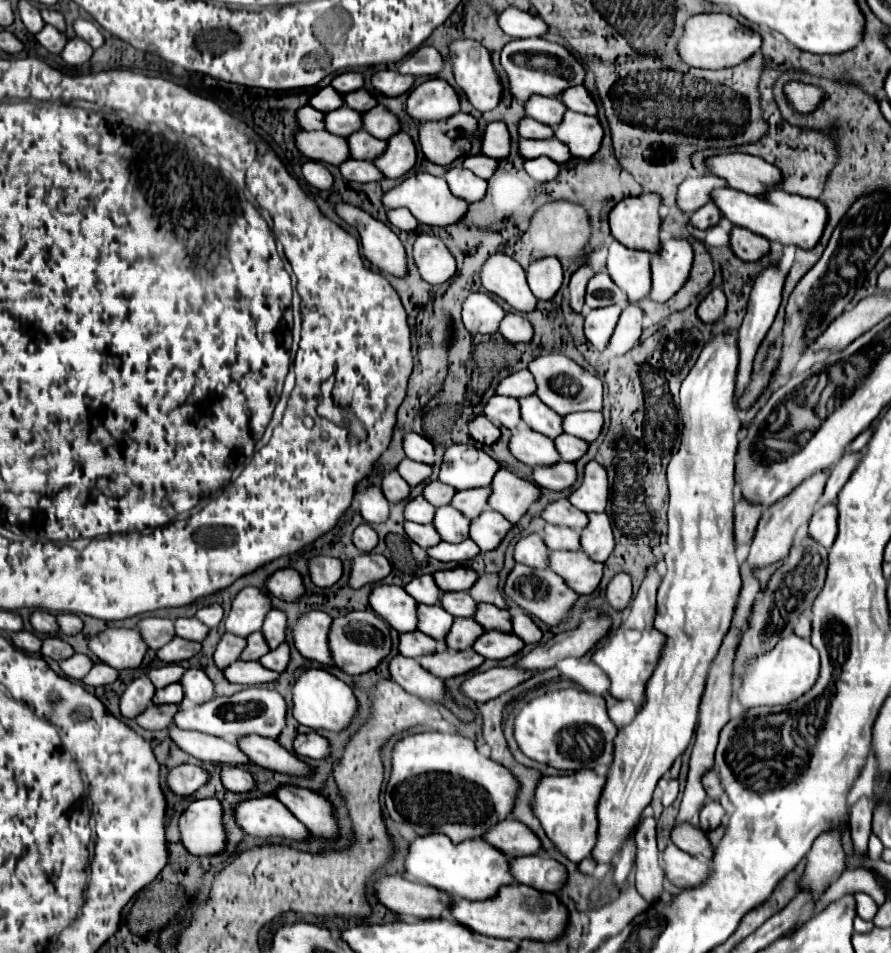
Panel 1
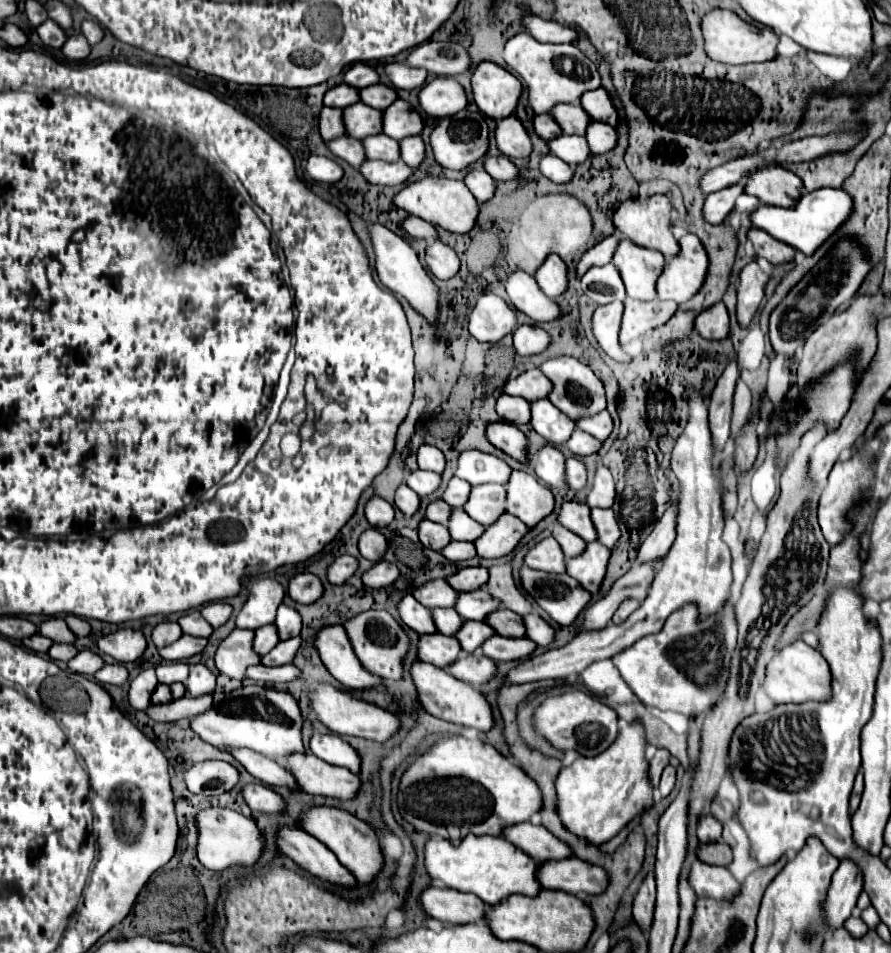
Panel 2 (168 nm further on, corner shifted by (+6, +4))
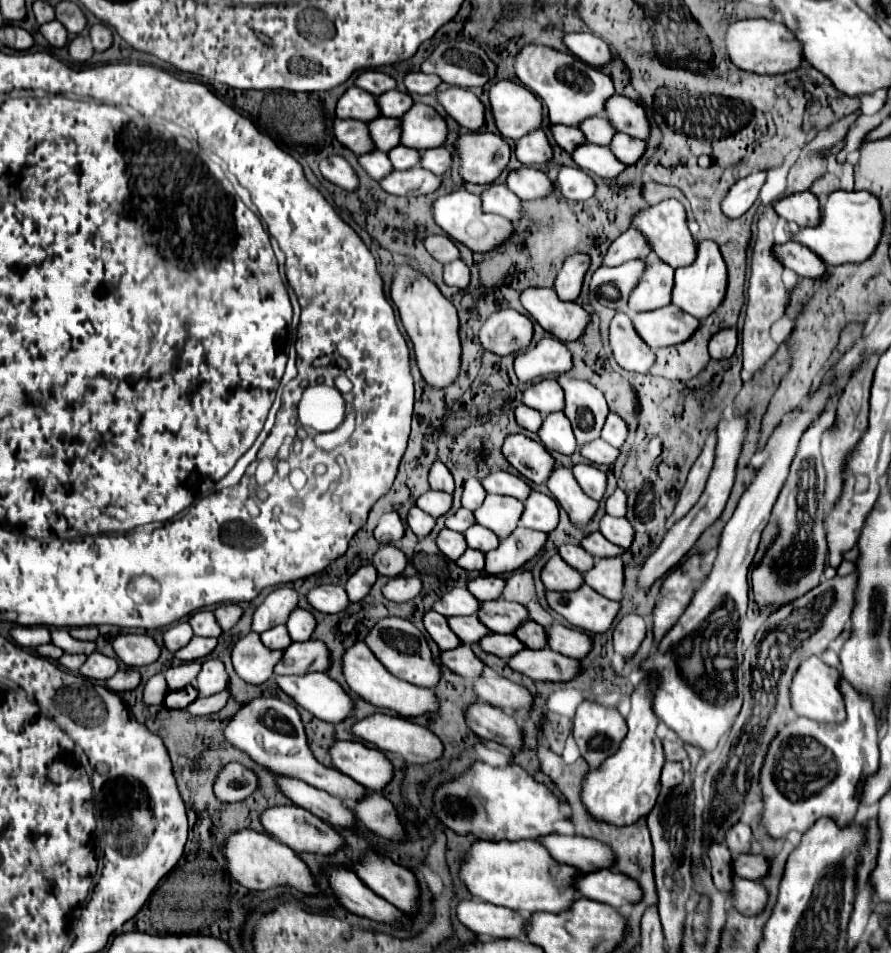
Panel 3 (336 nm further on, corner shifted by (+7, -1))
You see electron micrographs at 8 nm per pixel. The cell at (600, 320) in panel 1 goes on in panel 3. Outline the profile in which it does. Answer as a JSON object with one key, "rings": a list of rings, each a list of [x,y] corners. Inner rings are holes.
{"rings":[[[625,311],[615,313],[609,323],[609,343],[613,349],[615,361],[627,369],[637,373],[647,373],[655,363],[655,355],[649,347],[639,339],[633,329],[633,323]]]}

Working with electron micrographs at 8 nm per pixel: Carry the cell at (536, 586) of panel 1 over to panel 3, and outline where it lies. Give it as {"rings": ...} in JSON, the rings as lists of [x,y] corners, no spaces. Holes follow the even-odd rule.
{"rings":[[[581,585],[571,593],[545,589],[545,601],[551,611],[563,615],[573,627],[589,633],[607,631],[619,611],[619,601],[601,597],[589,585]]]}

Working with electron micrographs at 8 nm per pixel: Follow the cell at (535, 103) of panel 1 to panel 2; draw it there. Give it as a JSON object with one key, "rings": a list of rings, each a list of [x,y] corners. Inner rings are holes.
{"rings":[[[558,104],[558,108],[554,108],[554,112],[550,112],[556,116],[558,124],[562,126],[564,134],[586,134],[586,128],[590,126],[592,118],[590,114],[578,106],[578,104]]]}

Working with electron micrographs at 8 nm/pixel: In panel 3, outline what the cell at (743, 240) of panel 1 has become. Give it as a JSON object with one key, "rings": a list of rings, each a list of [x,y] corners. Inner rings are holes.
{"rings":[[[789,241],[789,243],[783,243],[783,245],[775,245],[773,255],[783,267],[795,271],[799,277],[821,279],[823,275],[827,275],[825,263],[801,243]]]}

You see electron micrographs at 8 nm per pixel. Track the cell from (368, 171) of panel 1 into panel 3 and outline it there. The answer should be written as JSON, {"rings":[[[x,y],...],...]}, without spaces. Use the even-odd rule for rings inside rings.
{"rings":[[[413,167],[407,171],[393,171],[391,175],[387,175],[385,179],[379,181],[381,189],[391,193],[391,195],[425,195],[431,193],[439,187],[441,179],[421,167]]]}

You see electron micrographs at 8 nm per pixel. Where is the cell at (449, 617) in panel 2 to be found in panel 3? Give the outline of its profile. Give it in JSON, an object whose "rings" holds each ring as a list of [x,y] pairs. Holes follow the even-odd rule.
{"rings":[[[471,615],[471,617],[447,617],[447,623],[453,629],[453,633],[459,637],[459,641],[465,643],[465,645],[477,643],[483,635],[489,633],[489,629],[477,619],[477,615]]]}

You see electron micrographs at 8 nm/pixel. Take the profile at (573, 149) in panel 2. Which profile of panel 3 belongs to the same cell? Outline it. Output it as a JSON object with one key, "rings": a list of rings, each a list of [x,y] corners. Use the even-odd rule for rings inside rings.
{"rings":[[[593,143],[579,145],[571,153],[571,157],[573,157],[573,161],[575,161],[575,165],[579,169],[589,171],[589,173],[595,173],[595,175],[605,177],[605,179],[617,177],[625,169],[625,165],[621,161],[617,161],[607,147],[593,145]]]}

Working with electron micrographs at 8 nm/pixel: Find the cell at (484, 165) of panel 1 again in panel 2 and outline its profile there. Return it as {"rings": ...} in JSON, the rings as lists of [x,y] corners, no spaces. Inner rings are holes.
{"rings":[[[486,156],[484,168],[490,176],[494,176],[494,180],[500,180],[500,182],[510,182],[520,176],[520,170],[516,168],[516,164],[510,162],[506,156],[498,156],[498,158]]]}

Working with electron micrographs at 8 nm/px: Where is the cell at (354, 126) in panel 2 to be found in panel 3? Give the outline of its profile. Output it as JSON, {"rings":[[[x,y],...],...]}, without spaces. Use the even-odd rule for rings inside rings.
{"rings":[[[375,117],[373,121],[369,121],[369,135],[375,143],[375,149],[387,151],[393,149],[395,145],[399,145],[399,133],[401,133],[401,121],[399,119],[391,119],[391,117]]]}

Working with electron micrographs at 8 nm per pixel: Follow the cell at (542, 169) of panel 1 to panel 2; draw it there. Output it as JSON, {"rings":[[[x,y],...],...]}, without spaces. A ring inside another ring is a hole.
{"rings":[[[554,154],[542,156],[542,160],[540,160],[540,170],[542,170],[542,174],[544,174],[548,180],[552,180],[552,182],[556,182],[556,184],[566,184],[566,182],[570,182],[572,176],[574,176],[572,166],[568,166],[564,160],[560,160],[560,158],[554,156]]]}

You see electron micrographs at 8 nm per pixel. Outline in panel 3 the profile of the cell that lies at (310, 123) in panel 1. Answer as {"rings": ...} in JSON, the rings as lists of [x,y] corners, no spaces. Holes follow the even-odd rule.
{"rings":[[[335,119],[333,121],[333,133],[337,137],[337,141],[347,147],[349,151],[353,151],[355,155],[361,153],[369,153],[373,151],[373,141],[369,137],[367,131],[367,123],[357,121],[357,119]]]}

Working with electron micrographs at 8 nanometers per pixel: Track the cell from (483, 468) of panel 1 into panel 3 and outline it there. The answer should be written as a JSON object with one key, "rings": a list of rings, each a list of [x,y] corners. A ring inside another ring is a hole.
{"rings":[[[491,471],[485,477],[481,477],[479,481],[487,493],[511,495],[519,501],[525,501],[531,491],[531,487],[523,479],[519,479],[517,475],[511,475],[507,471]]]}

